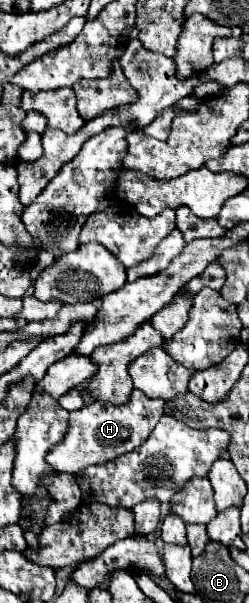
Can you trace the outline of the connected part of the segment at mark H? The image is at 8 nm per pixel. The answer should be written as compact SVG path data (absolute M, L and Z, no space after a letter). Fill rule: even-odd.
M137 389L131 393L129 403L125 403L125 405L93 401L93 403L85 405L83 409L73 411L69 415L69 429L67 429L63 441L59 441L57 445L51 447L45 461L53 469L65 471L71 475L79 473L87 465L99 465L103 461L111 461L113 457L119 457L135 447L139 447L147 439L147 435L151 433L151 429L157 425L157 421L163 415L163 405L165 405L165 401L149 399L145 393L141 393Z

